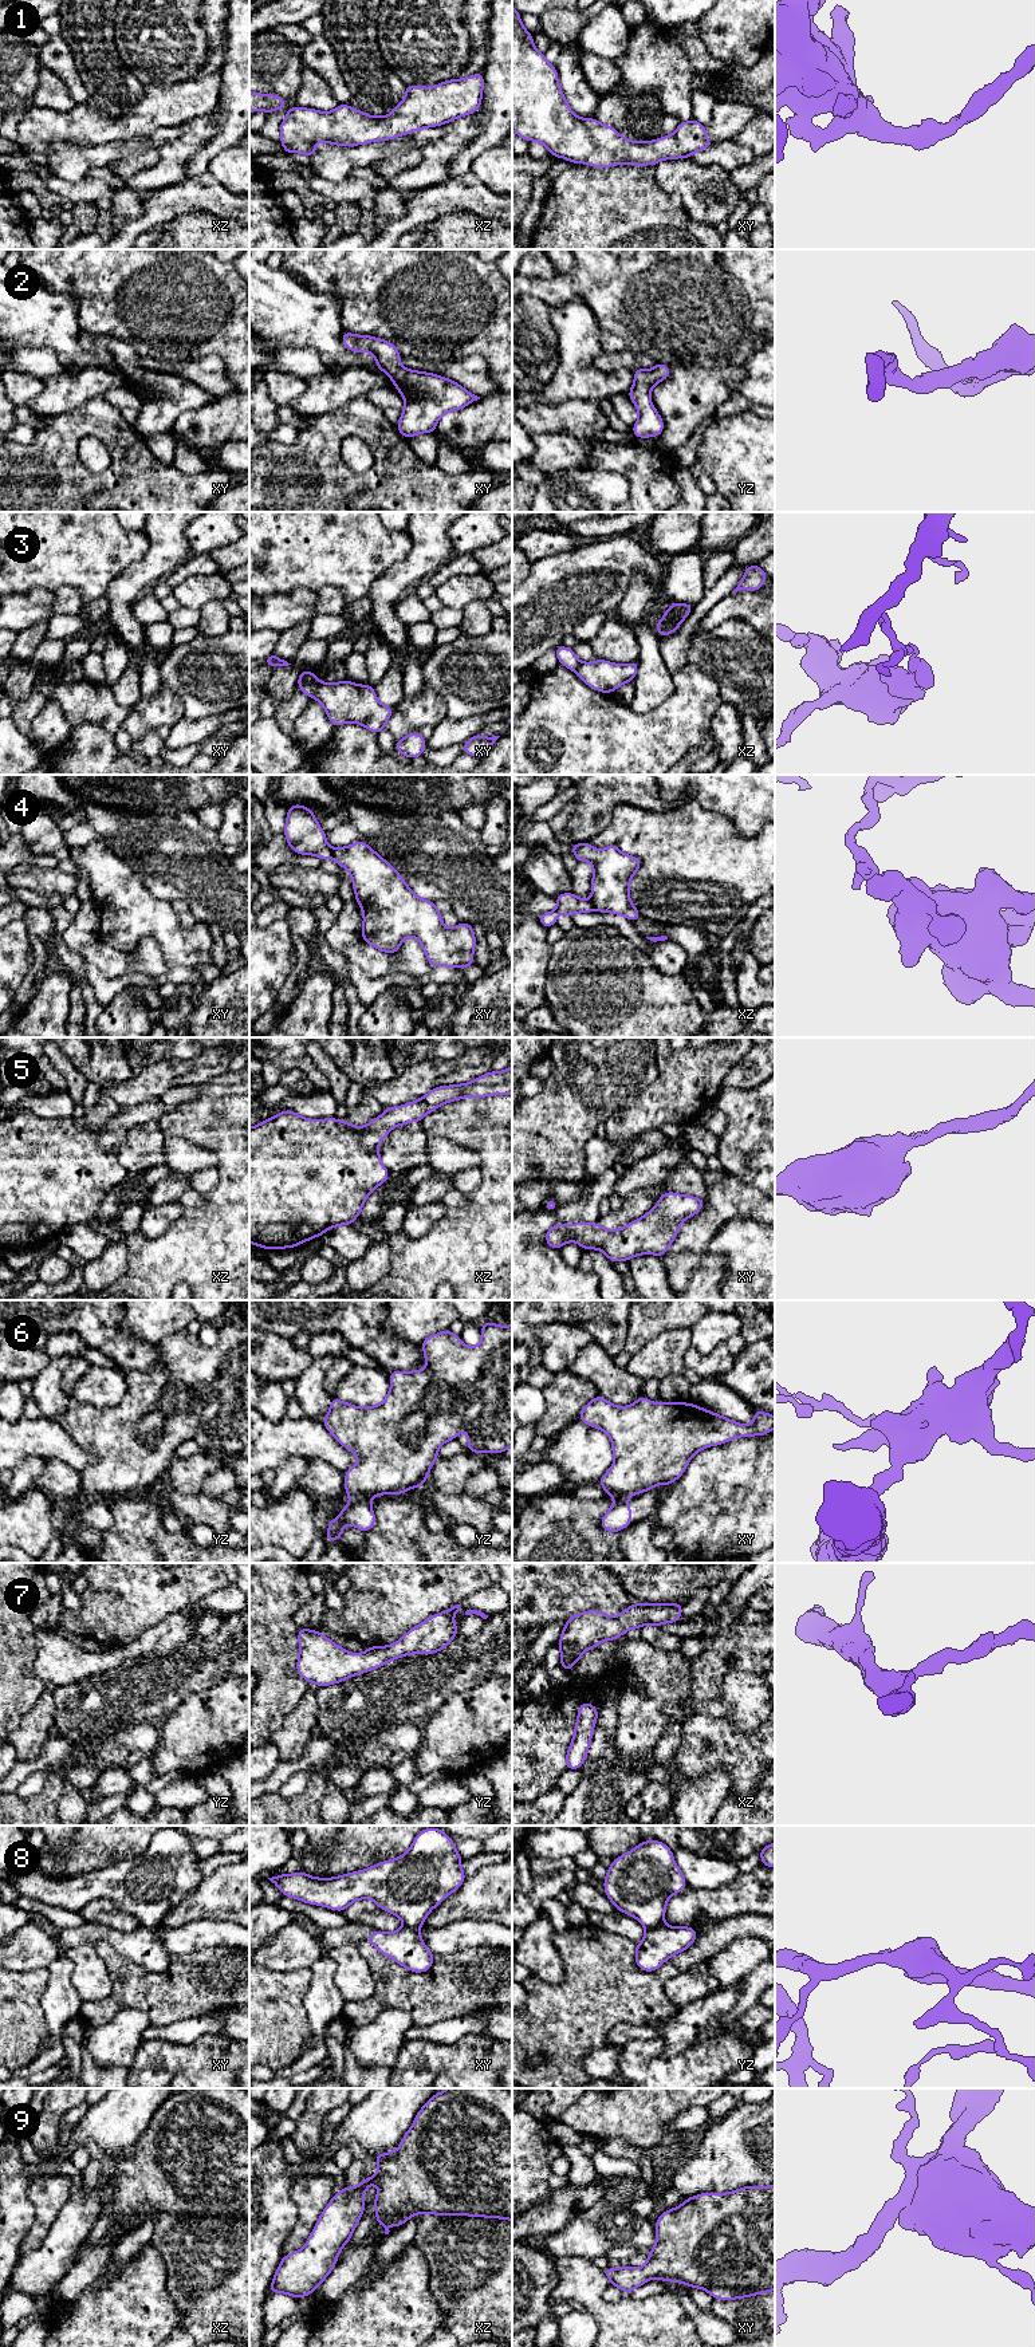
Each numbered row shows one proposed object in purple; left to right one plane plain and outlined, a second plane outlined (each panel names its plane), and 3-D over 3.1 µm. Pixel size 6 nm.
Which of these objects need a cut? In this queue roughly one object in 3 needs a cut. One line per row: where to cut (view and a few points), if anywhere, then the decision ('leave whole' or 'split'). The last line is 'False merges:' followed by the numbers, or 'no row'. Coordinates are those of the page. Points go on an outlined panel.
1: no cut; leave whole
2: no cut; leave whole
3: cut in xy along (319, 681), (313, 697); split
4: cut in xz along (590, 901), (595, 909); split
5: no cut; leave whole
6: cut in yz along (369, 1497), (351, 1499); split
7: no cut; leave whole
8: cut in yz along (662, 1924), (646, 1929); split
9: no cut; leave whole
False merges: 3, 4, 6, 8

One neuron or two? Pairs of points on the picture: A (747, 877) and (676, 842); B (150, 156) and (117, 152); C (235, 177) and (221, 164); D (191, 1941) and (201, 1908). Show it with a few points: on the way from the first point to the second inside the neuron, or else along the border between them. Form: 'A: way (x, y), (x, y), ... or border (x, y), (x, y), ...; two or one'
A: way (729, 874), (709, 874), (693, 858); one
B: border (156, 149), (122, 156), (111, 160), (107, 165); two
C: way (232, 174), (224, 166); one
D: border (228, 1921), (195, 1920), (176, 1928), (166, 1928); two

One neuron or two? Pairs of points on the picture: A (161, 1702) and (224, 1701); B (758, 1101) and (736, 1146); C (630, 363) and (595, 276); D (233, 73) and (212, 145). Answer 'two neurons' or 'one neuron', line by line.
A: two neurons
B: one neuron
C: two neurons
D: one neuron

